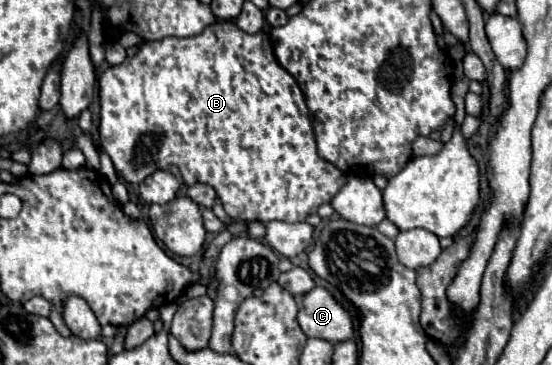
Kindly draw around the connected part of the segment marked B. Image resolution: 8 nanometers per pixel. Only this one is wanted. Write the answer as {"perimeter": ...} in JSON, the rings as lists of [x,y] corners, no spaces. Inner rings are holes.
{"perimeter":[[[217,21],[195,37],[147,41],[135,57],[101,73],[99,99],[99,143],[127,183],[139,185],[157,167],[177,165],[187,185],[211,185],[235,221],[305,221],[347,183],[341,169],[317,155],[305,97],[293,75],[277,63],[271,39],[263,31],[245,35],[233,21]]]}

